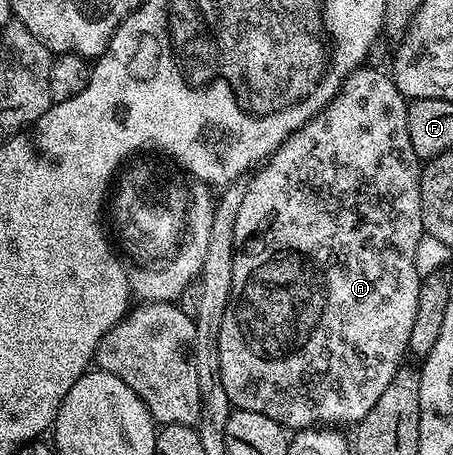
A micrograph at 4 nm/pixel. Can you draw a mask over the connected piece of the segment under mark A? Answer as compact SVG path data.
M362 67L353 73L353 76L345 82L344 88L334 97L322 113L317 114L308 121L299 131L292 133L284 144L280 146L269 158L268 162L252 174L253 182L244 186L243 204L239 207L239 216L235 219L235 255L233 256L233 274L231 275L231 299L227 303L227 315L223 315L223 328L219 330L219 367L221 368L221 382L223 391L227 391L227 399L230 406L247 411L259 411L259 415L267 415L267 419L275 419L275 423L284 425L289 431L316 430L318 427L345 427L341 425L356 426L358 421L375 407L379 395L387 383L397 373L401 361L407 357L409 340L411 339L411 327L415 324L415 306L419 303L419 287L421 276L415 267L415 250L419 248L419 239L425 233L423 227L423 215L421 214L421 171L423 162L415 155L415 147L411 147L411 135L407 131L407 115L409 114L409 101L399 91L399 87L393 82L388 72L380 73L377 69Z

